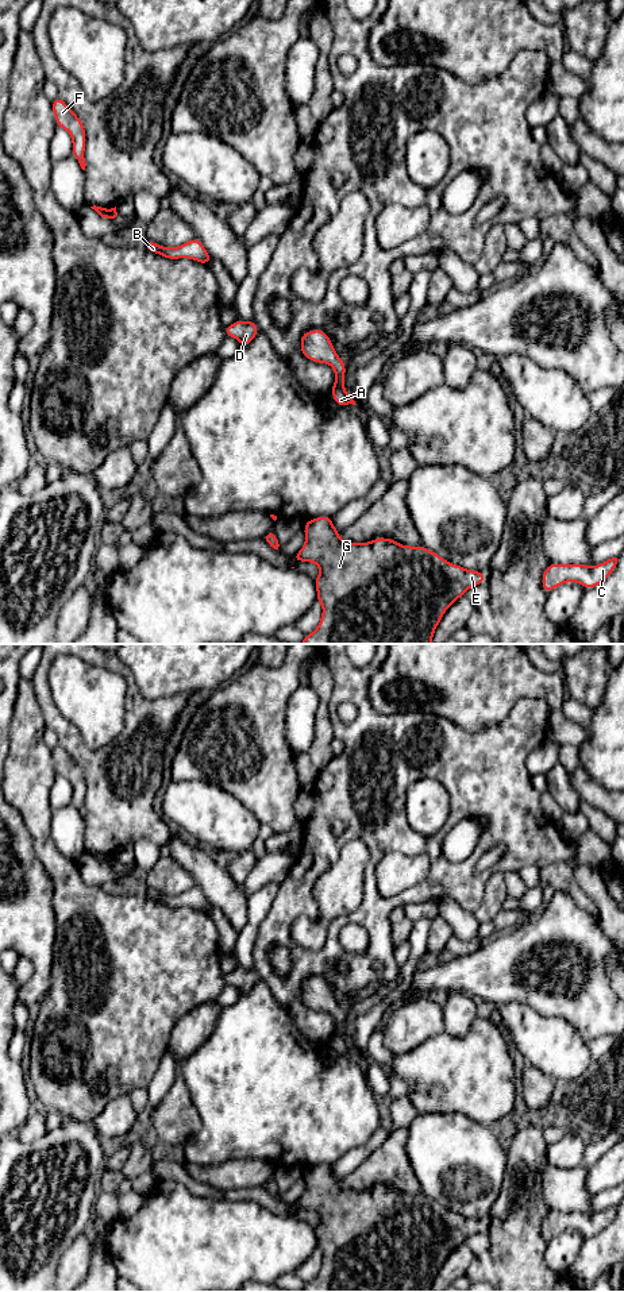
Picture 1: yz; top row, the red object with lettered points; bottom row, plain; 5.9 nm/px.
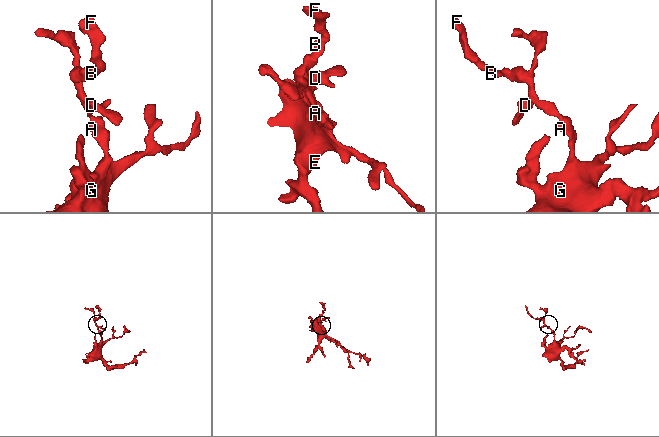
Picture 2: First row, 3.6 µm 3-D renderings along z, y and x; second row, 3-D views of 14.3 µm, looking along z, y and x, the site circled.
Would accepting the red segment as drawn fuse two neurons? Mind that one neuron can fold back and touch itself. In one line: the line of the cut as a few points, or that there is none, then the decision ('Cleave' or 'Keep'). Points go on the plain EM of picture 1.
No split. Keep

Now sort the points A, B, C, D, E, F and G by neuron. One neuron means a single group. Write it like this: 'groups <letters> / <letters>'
groups A B C D E F G

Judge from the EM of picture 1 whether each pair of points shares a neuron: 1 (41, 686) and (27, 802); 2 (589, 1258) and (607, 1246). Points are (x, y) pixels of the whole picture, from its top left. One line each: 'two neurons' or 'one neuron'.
1: two neurons
2: one neuron

